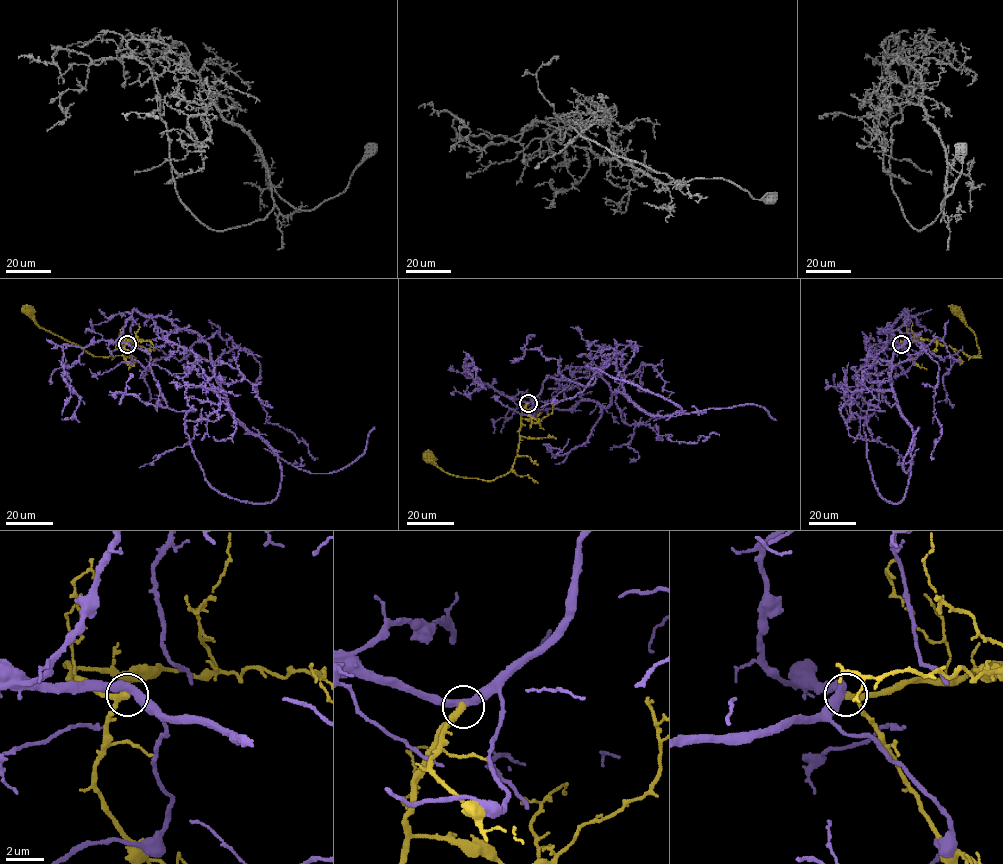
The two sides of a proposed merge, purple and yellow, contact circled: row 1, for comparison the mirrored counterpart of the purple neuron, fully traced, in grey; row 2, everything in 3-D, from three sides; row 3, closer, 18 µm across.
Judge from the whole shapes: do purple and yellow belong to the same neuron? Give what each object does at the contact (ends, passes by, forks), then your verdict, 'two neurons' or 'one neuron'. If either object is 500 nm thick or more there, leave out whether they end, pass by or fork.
purple passes by; yellow passes by; two neurons

